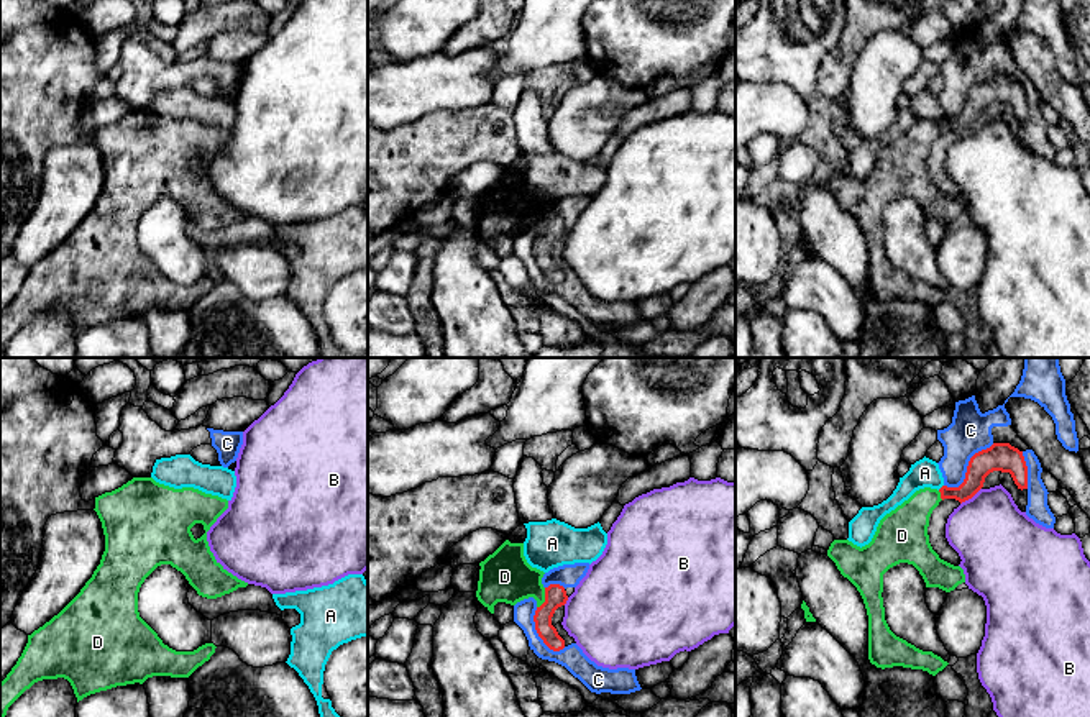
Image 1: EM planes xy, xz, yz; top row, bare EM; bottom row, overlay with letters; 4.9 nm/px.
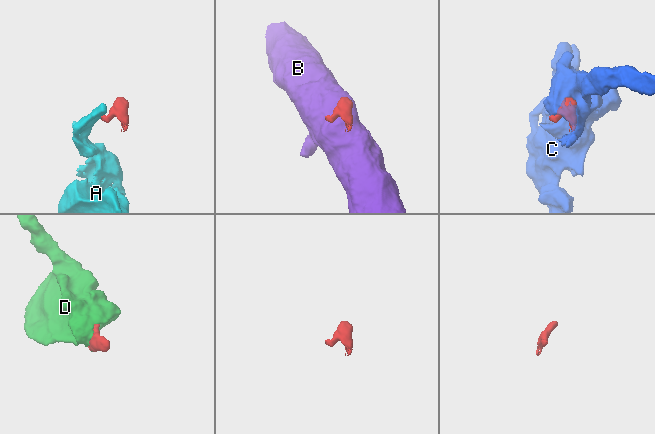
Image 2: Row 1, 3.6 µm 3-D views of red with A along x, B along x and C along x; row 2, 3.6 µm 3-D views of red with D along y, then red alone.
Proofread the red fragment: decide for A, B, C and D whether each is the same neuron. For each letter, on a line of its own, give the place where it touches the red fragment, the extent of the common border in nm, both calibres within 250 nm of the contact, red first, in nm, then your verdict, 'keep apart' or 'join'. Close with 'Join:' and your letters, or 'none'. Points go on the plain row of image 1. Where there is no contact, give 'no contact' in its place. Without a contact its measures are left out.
A: contact yz (941, 120); length 40 nm; calibres 120 and 140 nm; keep apart
B: contact yz (970, 130); length 130 nm; calibres 140 and 380 nm; keep apart
C: contact yz (967, 100); length 320 nm; calibres 140 and 200 nm; keep apart
D: contact xz (545, 230); length 110 nm; calibres 110 and 260 nm; join
Join: D

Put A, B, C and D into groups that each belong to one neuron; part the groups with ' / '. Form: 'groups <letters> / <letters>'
groups A / B / C / D

